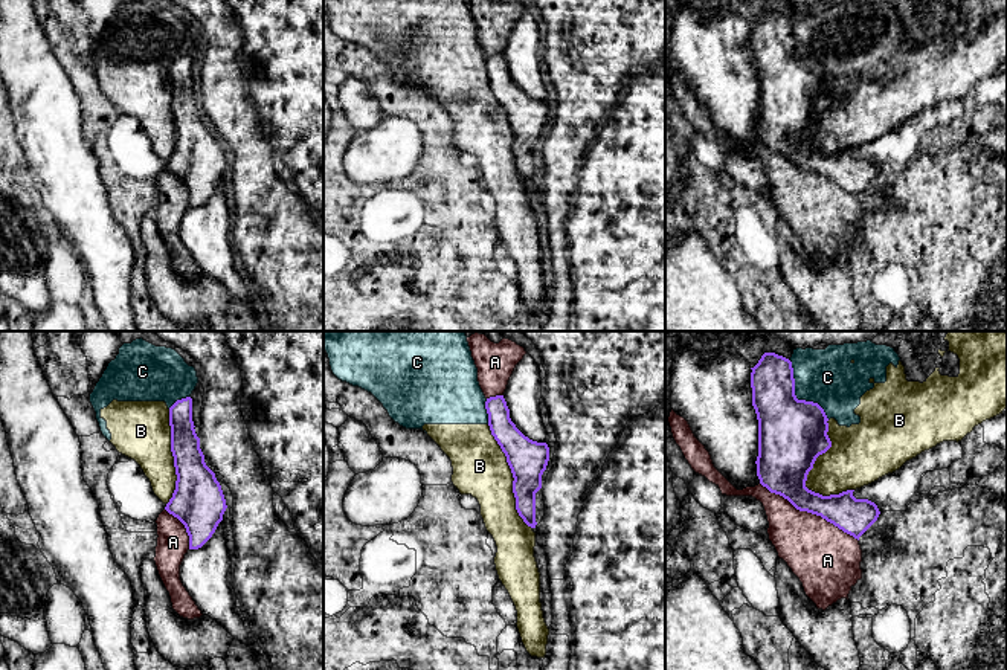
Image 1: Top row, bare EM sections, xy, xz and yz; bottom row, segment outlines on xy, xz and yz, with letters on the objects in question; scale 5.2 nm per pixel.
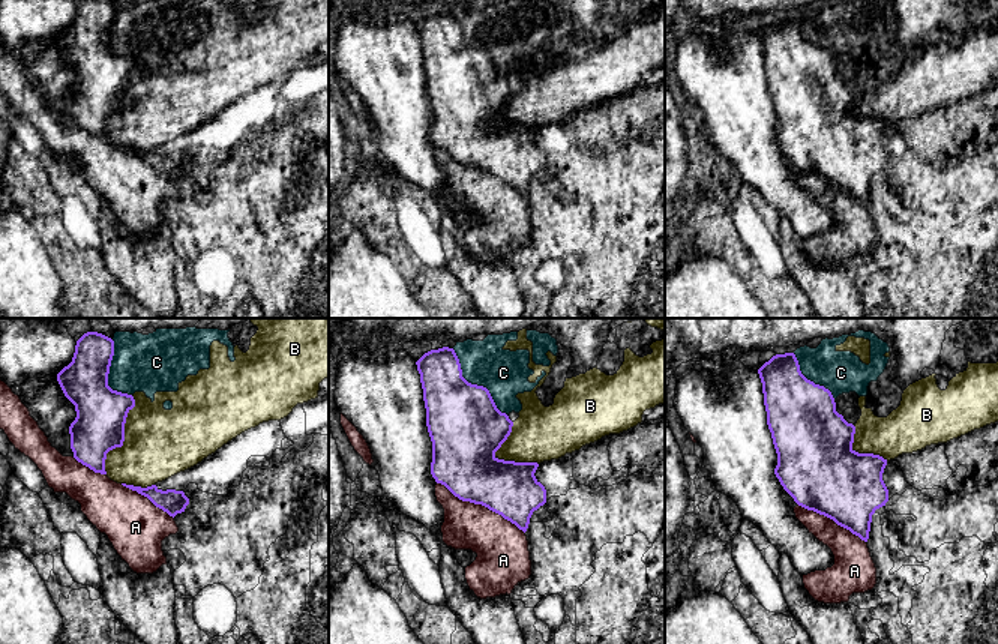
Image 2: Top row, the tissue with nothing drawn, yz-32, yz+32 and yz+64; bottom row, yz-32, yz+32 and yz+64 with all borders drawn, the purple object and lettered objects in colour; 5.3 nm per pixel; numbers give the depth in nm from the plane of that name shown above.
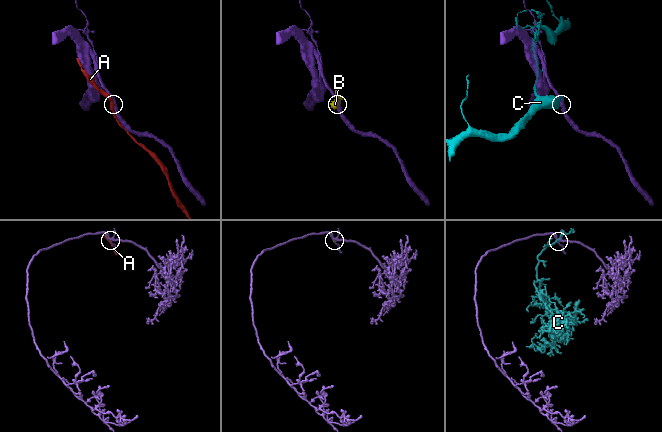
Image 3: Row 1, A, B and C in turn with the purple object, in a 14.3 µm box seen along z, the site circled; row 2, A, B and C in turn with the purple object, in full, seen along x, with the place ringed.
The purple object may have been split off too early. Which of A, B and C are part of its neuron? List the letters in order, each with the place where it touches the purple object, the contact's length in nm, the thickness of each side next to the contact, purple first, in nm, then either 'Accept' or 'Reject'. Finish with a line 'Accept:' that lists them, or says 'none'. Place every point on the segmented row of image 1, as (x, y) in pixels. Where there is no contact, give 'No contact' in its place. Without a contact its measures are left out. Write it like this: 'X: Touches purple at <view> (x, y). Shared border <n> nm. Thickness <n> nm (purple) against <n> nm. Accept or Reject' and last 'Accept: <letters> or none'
A: Touches purple at yz (809, 512). Shared border 600 nm. Thickness 240 nm (purple) against 340 nm. Reject
B: Touches purple at yz (815, 460). Shared border 400 nm. Thickness 360 nm (purple) against 320 nm. Reject
C: Touches purple at yz (795, 397). Shared border 380 nm. Thickness 360 nm (purple) against 300 nm. Reject
Accept: none

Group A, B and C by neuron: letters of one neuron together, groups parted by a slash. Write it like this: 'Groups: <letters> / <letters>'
Groups: A / B C

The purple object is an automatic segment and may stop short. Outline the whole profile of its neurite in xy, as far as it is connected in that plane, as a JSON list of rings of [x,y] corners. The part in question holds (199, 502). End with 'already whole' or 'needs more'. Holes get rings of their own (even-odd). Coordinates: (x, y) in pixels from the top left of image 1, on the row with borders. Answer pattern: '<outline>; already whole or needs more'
[[[191,397],[169,407],[169,426],[177,481],[165,510],[185,525],[189,549],[198,549],[215,533],[227,505],[215,473],[204,462]]]; already whole

